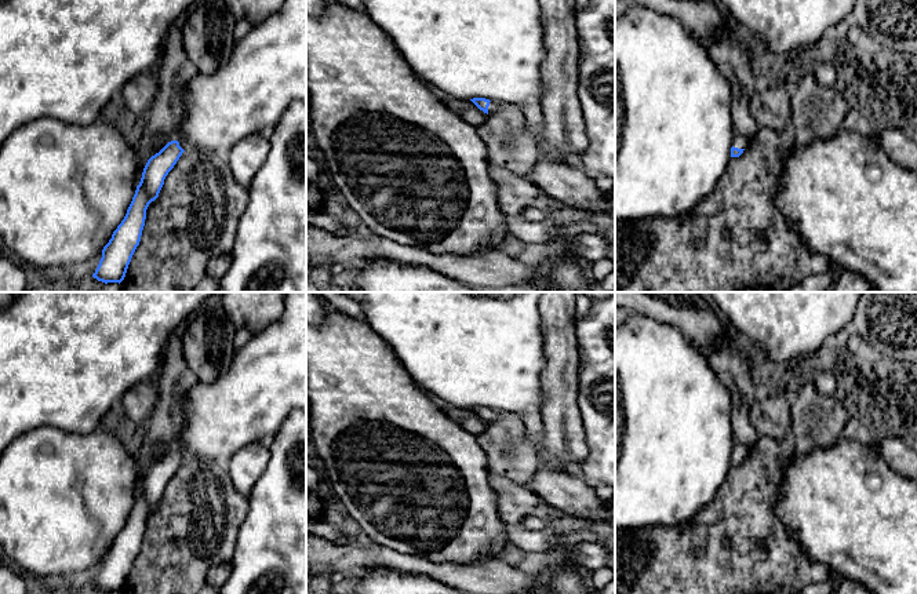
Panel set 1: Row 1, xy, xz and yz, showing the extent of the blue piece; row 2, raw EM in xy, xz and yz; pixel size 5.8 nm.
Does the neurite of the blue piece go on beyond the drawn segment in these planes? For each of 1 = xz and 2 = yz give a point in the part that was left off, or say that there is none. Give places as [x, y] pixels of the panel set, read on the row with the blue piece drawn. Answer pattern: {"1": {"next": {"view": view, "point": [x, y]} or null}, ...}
{"1": {"next": {"view": "xz", "point": [492, 106]}}, "2": {"next": {"view": "yz", "point": [741, 142]}}}

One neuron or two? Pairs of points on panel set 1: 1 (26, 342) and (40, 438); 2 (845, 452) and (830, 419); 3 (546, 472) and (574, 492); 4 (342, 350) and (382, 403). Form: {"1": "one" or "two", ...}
{"1": "two", "2": "two", "3": "one", "4": "one"}

